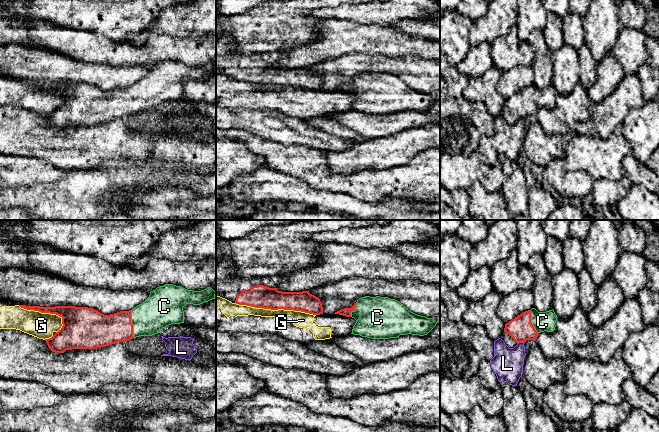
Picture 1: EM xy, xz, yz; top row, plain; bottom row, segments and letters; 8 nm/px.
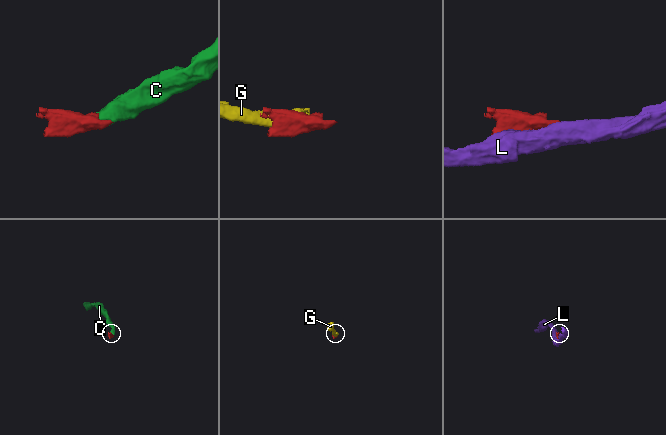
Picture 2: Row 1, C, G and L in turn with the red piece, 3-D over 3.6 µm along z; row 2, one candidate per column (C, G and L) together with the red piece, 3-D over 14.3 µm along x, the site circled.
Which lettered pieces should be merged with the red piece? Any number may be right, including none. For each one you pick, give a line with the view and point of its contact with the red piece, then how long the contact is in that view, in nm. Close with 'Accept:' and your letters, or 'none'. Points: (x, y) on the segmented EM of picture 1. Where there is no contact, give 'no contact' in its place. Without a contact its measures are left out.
C: meets red in xy at (132, 324); contact 220 nm long
Accept: C

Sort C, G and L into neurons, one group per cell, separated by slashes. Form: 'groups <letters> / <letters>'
groups C / G / L

